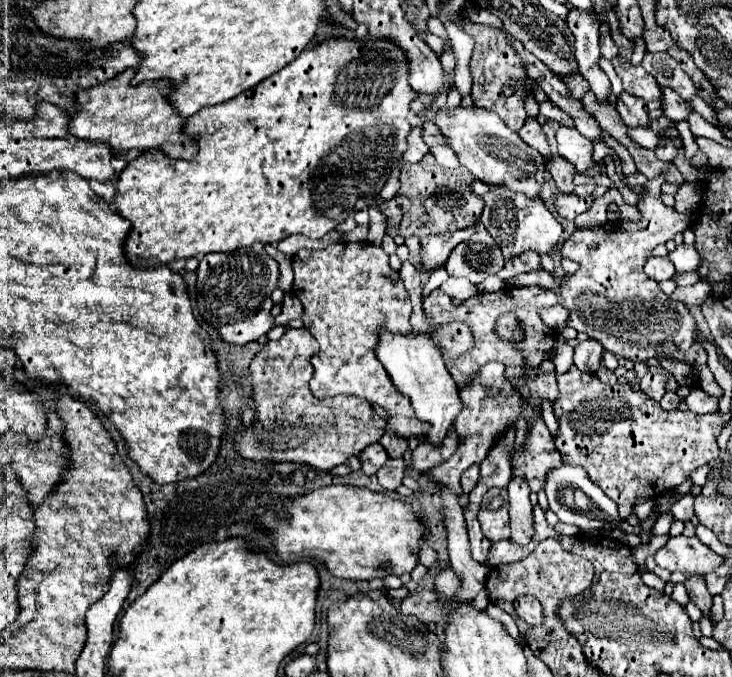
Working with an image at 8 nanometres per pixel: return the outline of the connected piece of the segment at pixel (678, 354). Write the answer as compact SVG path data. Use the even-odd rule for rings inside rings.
M654 176L638 194L638 222L606 222L596 228L580 228L560 246L560 254L580 264L578 272L560 282L560 304L568 308L568 326L602 342L602 346L626 360L644 362L648 358L676 358L686 364L706 364L708 354L694 342L698 334L690 310L672 302L658 284L644 274L644 262L656 244L666 244L674 234L690 226L688 216L664 206L660 186L664 176Z

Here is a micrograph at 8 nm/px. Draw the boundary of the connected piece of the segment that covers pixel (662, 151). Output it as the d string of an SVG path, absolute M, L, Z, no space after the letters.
M664 138L664 140L660 142L660 146L656 148L656 156L658 156L658 160L662 160L662 162L672 162L680 146L682 146L680 138L674 138L674 140Z

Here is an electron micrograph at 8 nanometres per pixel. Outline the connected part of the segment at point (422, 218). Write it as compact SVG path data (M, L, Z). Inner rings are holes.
M426 154L416 164L404 162L400 168L402 186L394 196L394 200L404 212L398 234L402 238L408 238L408 236L422 238L428 234L444 234L444 232L454 232L454 230L464 230L474 226L480 220L484 200L470 190L472 182L474 182L474 176L466 168L446 170L434 160L432 154ZM440 184L442 184L442 192L440 192Z

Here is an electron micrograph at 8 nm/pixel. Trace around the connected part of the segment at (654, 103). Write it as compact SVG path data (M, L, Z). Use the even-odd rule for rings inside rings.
M622 56L612 60L612 66L616 74L622 78L624 90L630 92L632 96L642 98L648 104L648 116L652 116L652 120L658 120L662 116L662 108L660 108L662 94L658 82L648 72L644 72L640 64L636 66L630 60L624 60Z

